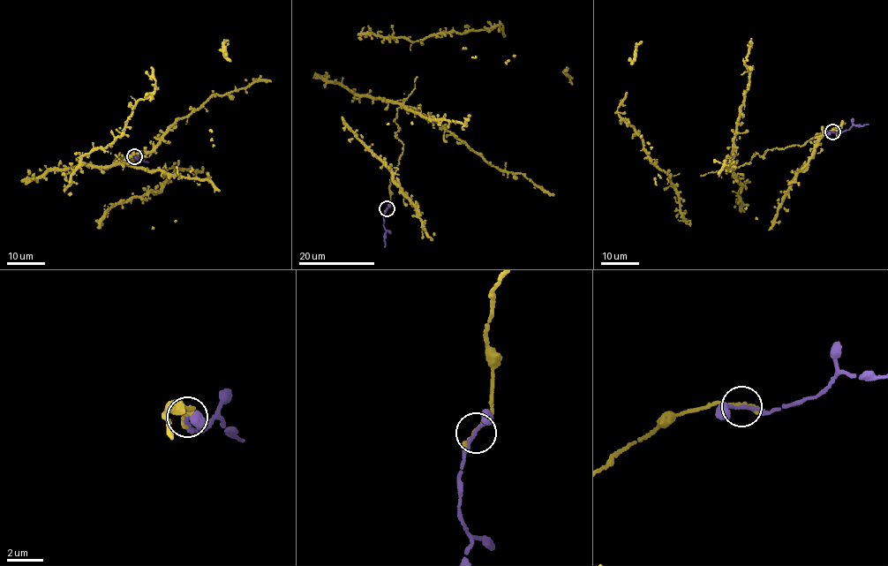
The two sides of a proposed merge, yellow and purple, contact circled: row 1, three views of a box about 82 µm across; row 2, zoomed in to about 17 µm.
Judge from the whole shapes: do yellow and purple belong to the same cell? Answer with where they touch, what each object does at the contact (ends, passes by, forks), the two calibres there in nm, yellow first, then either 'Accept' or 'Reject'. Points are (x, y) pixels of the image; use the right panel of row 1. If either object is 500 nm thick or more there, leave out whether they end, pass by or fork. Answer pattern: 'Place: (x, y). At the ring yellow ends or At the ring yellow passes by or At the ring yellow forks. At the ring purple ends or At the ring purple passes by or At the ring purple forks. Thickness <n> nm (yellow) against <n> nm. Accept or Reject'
Place: (832, 132). At the ring yellow passes by. At the ring purple passes by. Thickness 240 nm (yellow) against 190 nm. Accept

